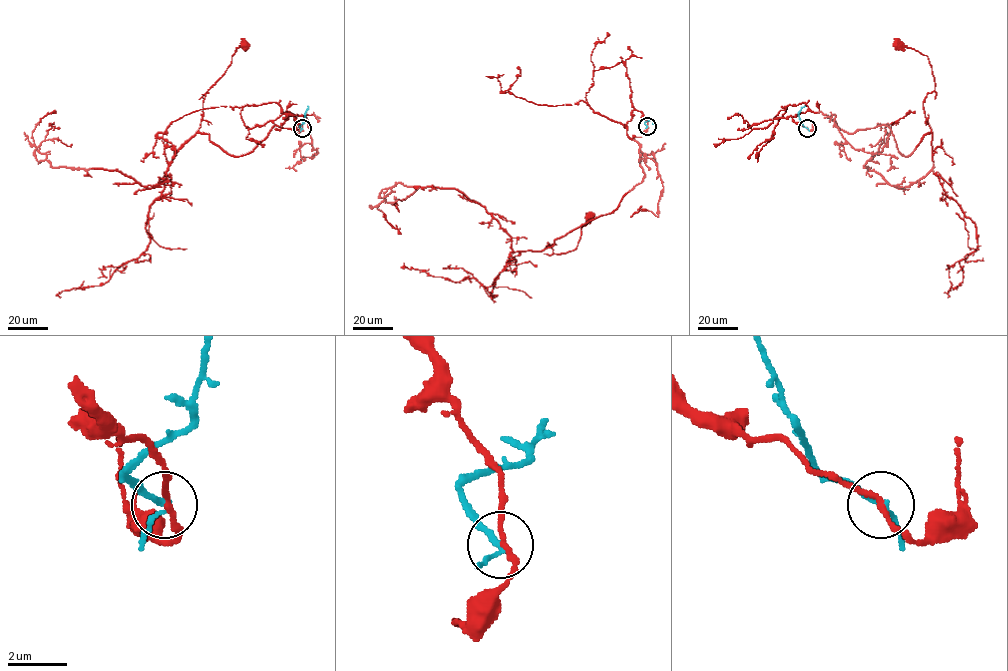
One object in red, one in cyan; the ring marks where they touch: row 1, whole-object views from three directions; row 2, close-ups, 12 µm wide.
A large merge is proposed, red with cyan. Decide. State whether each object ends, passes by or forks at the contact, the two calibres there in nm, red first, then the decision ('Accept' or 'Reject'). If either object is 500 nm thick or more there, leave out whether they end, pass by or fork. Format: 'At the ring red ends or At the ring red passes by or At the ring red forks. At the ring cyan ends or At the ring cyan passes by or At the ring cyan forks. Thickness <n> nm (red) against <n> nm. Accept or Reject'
At the ring red passes by. At the ring cyan passes by. Thickness 150 nm (red) against 160 nm. Reject

